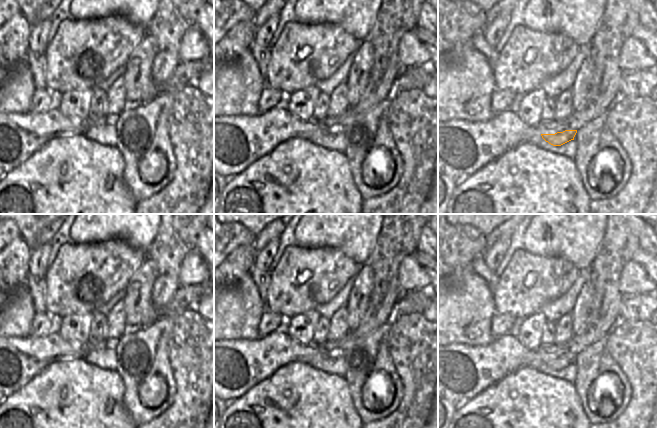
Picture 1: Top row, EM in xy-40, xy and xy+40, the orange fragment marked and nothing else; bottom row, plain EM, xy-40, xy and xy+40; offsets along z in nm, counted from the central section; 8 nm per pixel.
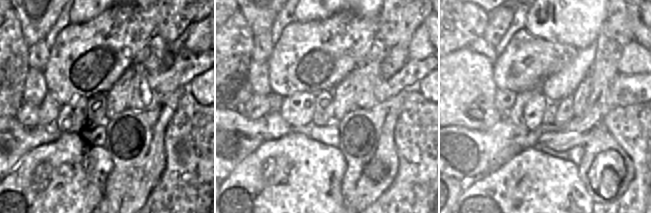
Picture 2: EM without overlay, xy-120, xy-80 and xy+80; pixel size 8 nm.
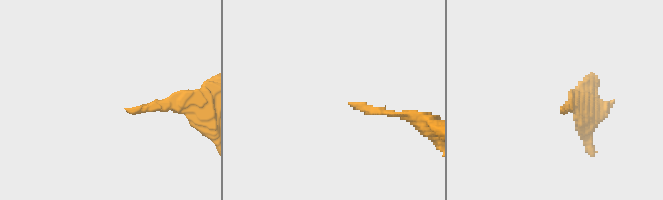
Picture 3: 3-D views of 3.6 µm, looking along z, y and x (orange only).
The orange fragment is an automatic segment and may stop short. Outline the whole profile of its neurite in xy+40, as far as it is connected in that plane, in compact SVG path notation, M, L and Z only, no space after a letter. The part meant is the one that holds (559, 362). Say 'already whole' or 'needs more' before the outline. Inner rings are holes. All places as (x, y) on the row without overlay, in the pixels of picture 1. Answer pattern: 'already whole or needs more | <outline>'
needs more | M507 333L497 336L487 346L467 344L438 346L438 398L455 404L458 409L467 400L477 396L519 368L525 366L537 368L539 364L544 363L553 370L561 370L574 364L576 357L577 354L565 354L555 358L540 358L536 350L529 350L520 343L516 336Z

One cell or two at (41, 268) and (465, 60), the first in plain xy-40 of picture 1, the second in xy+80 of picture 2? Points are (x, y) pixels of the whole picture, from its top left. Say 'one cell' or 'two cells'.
two cells

